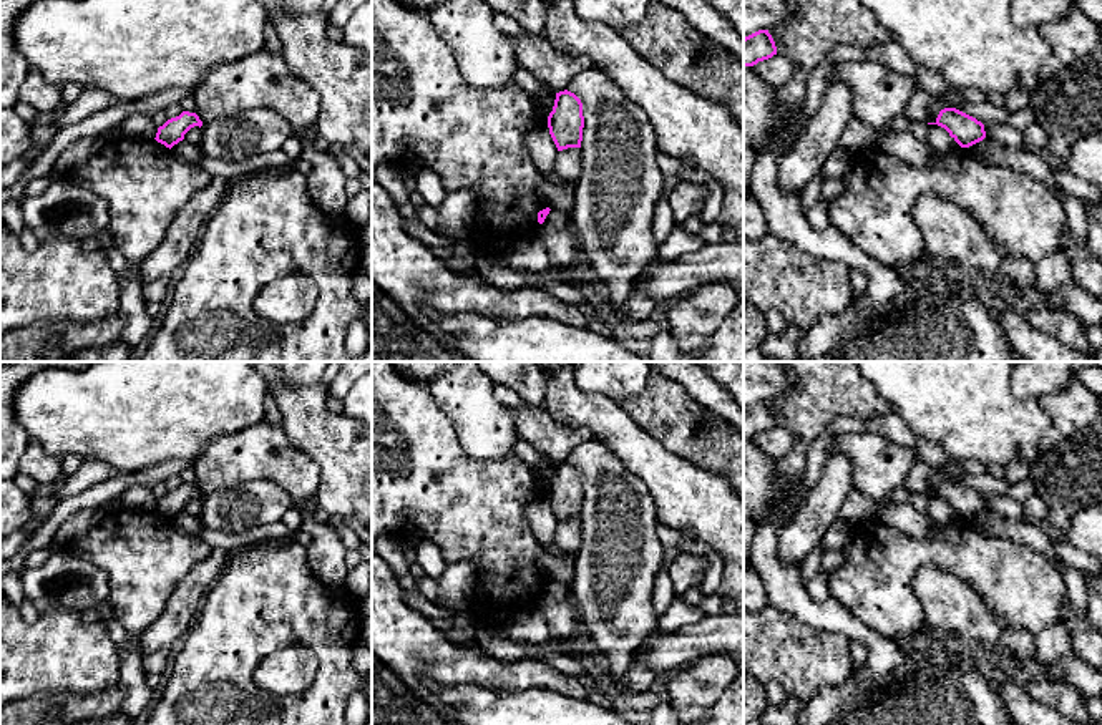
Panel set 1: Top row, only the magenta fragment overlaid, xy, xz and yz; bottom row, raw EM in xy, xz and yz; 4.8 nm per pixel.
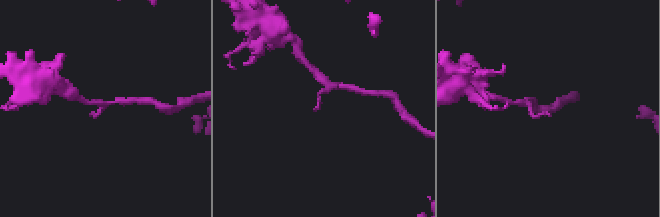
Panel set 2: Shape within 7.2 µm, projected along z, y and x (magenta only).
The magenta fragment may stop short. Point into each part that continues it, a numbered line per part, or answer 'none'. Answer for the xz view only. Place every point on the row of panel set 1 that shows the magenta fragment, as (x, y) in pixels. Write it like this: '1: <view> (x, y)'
none

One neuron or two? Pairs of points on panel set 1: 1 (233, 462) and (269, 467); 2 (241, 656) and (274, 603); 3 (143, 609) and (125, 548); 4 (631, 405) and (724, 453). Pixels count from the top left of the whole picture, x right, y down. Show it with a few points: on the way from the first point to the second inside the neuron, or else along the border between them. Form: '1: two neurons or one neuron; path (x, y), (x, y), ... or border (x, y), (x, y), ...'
1: one neuron; path (241, 462), (261, 462)
2: one neuron; path (241, 642), (263, 616)
3: one neuron; path (140, 594), (140, 563)
4: one neuron; path (654, 410), (661, 410), (694, 443), (701, 445)

